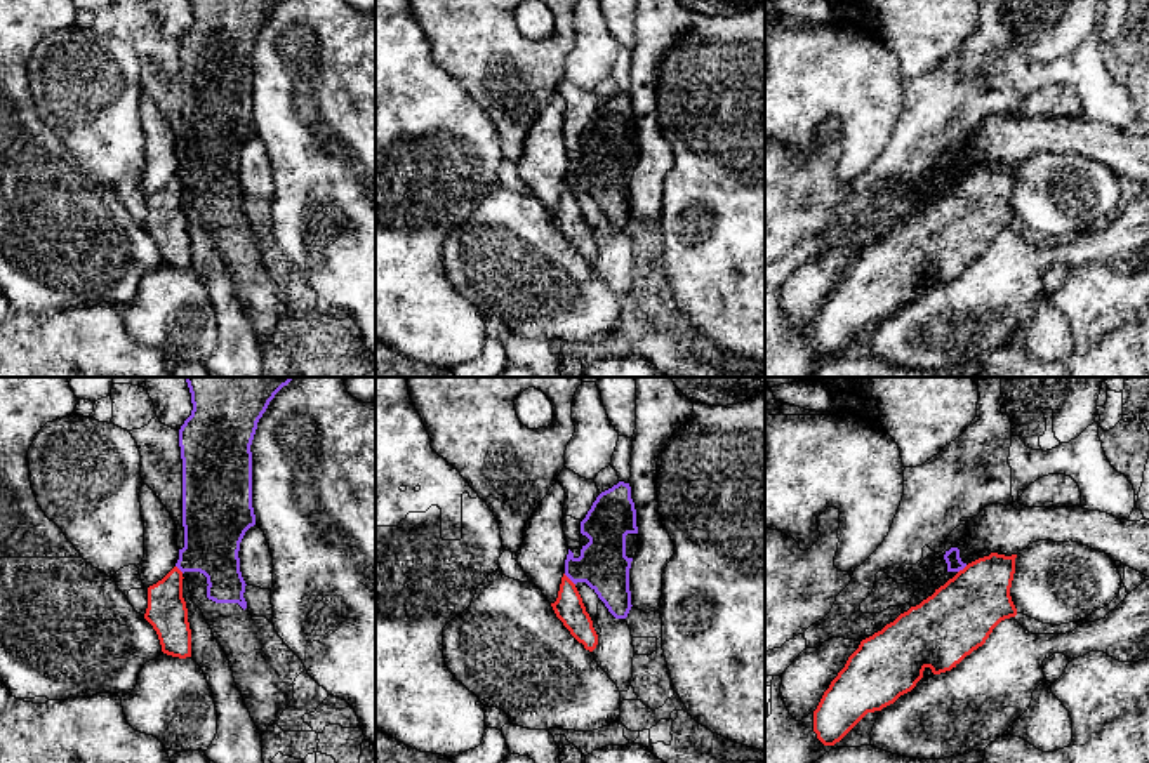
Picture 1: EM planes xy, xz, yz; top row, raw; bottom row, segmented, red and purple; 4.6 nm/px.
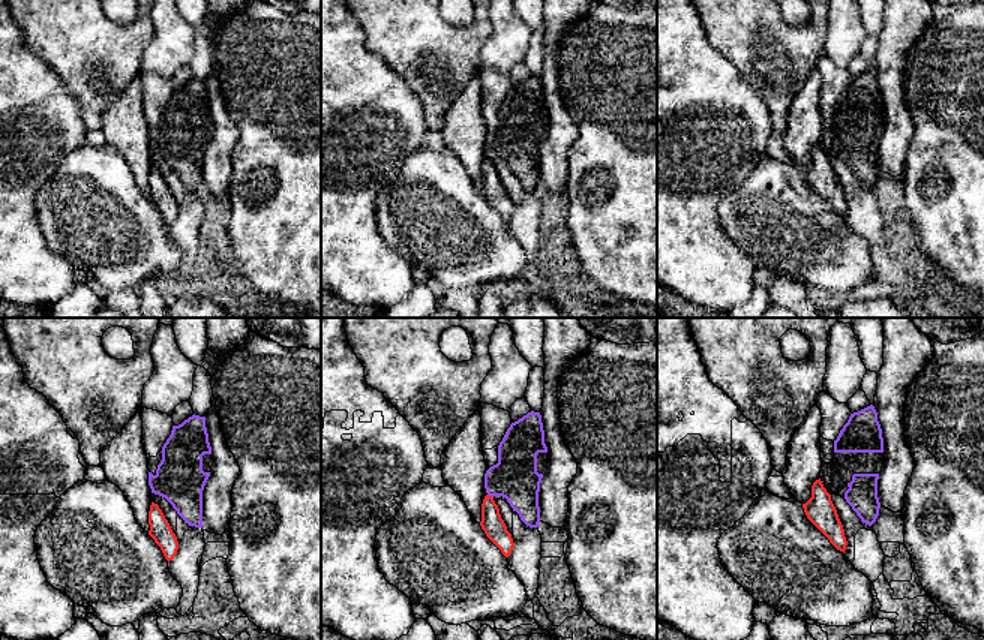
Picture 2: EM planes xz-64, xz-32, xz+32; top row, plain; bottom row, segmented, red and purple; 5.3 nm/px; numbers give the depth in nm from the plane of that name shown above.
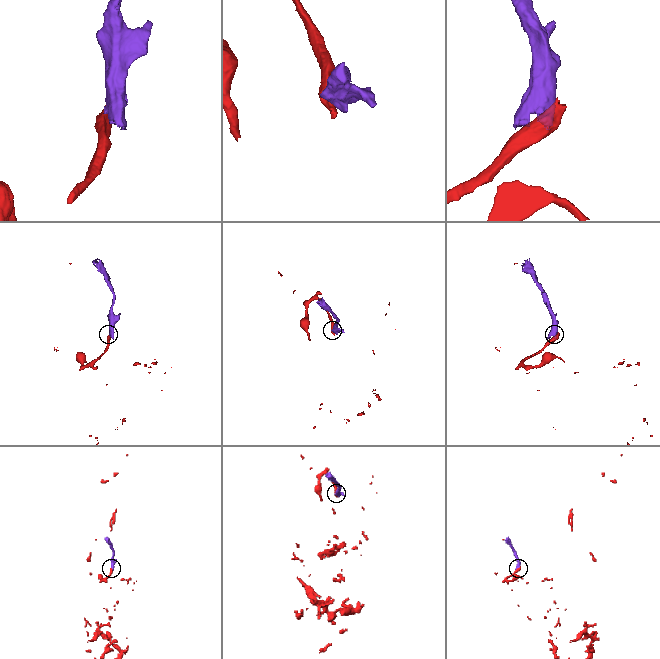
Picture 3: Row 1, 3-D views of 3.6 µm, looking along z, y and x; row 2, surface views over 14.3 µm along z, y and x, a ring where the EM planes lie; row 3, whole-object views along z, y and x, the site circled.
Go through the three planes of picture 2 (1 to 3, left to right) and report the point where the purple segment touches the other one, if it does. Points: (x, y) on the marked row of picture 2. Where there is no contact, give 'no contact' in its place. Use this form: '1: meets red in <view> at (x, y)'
1: no contact
2: meets red in xz-32 at (491, 496)
3: no contact

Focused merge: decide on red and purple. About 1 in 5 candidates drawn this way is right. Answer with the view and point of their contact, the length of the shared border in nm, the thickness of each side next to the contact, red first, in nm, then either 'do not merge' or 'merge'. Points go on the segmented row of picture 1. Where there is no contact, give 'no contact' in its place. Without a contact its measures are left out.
contact xz (569, 579); length 80 nm; calibres 140 and 220 nm; do not merge

